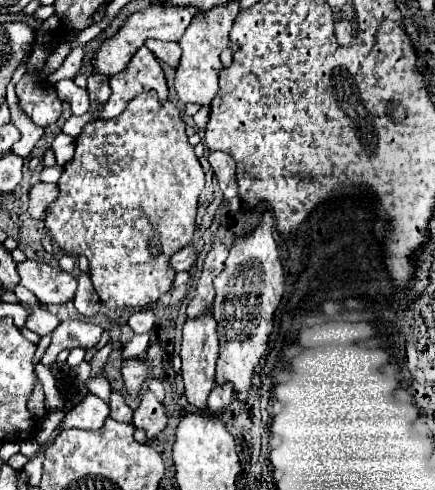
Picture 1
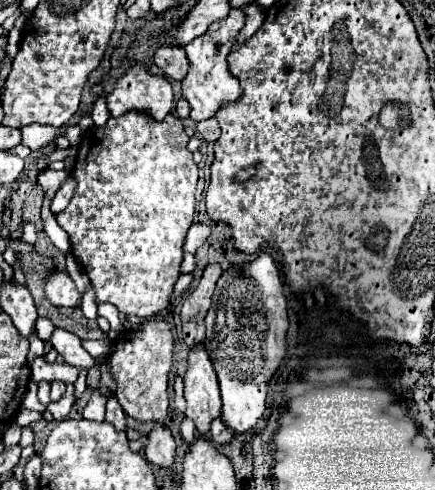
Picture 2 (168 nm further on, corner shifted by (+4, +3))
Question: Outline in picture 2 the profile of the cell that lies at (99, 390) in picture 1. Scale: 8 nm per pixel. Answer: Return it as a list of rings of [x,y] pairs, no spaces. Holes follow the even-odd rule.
[[[114,397],[108,399],[108,405],[106,405],[106,421],[110,421],[114,427],[118,427],[122,433],[126,433],[128,429],[128,423],[126,423],[126,415],[122,411],[122,407],[118,405],[118,401]]]

